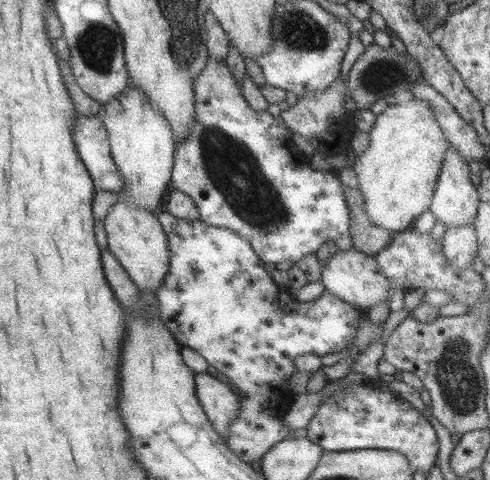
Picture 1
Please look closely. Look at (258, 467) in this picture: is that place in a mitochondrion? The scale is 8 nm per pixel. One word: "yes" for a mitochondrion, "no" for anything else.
no

